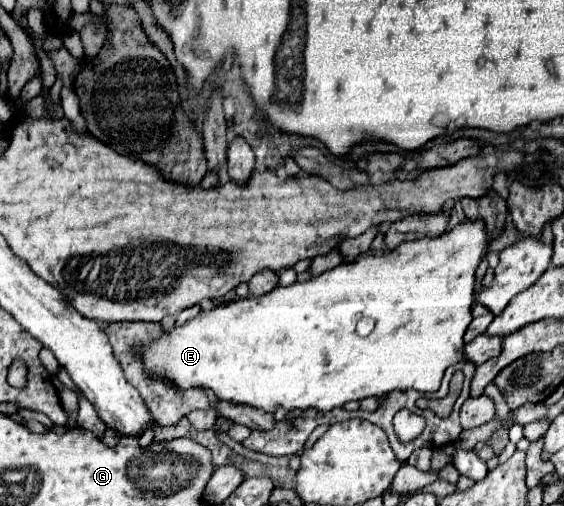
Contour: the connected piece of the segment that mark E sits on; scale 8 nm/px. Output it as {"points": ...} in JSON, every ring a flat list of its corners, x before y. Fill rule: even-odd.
{"points":[[464,222,456,226,450,232,444,232,440,238,424,238,416,242,404,242,392,252,386,254,370,254,362,256,354,262,344,262,332,270,322,272,320,276,312,276,302,282,294,282,292,286,278,286,276,290,264,294,264,296,248,296,244,300,234,300,226,306,216,306,210,312,200,312,198,316,190,318,182,326,172,326,162,332,160,338,134,346,134,352,142,358,144,362,144,372,148,378,162,378,168,384,176,386,178,390,188,390,188,388,208,388,216,394,218,400,226,400,232,404,248,404,252,408,260,408,268,414,276,412,276,406,282,406,284,410,320,410,328,412,332,408,340,408,342,404,350,400,364,400,364,398,380,398,392,390,418,390,418,392,436,392,440,388,440,380,446,372,448,366,456,362,464,362,464,332,468,324,472,322,470,314,470,304,474,302,474,270,480,264,480,260,486,256,486,246,488,246,488,234,484,230,482,222],[360,318,372,318,374,330,368,336,358,336,356,324]]}

